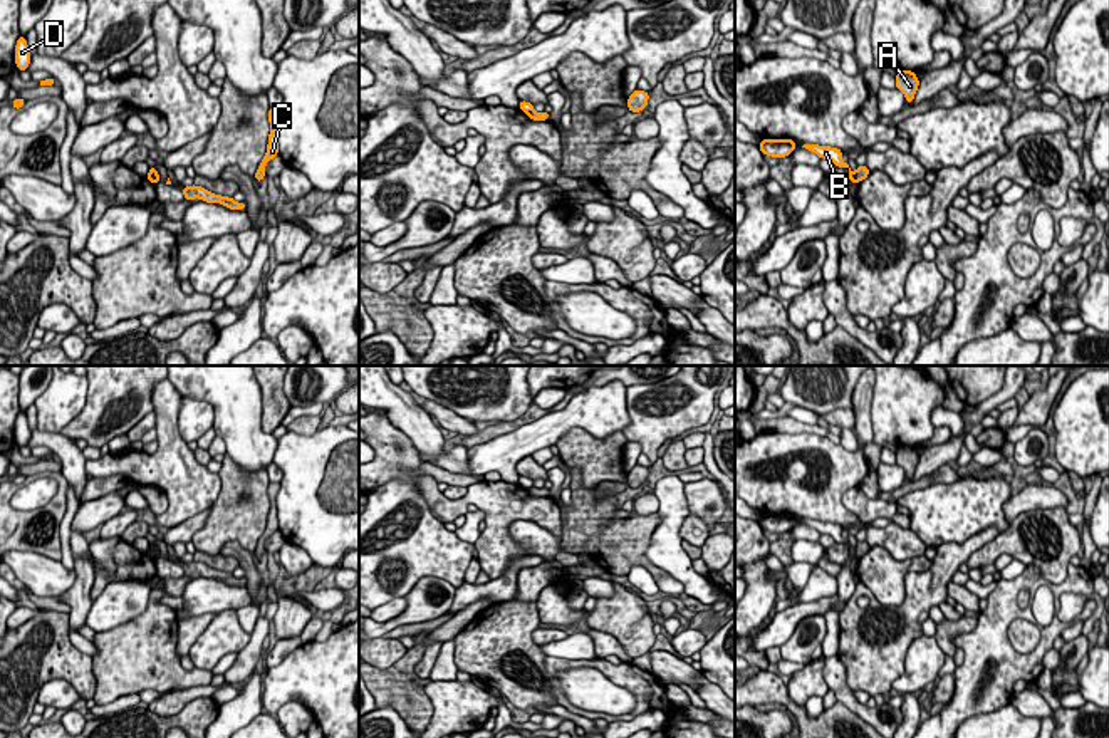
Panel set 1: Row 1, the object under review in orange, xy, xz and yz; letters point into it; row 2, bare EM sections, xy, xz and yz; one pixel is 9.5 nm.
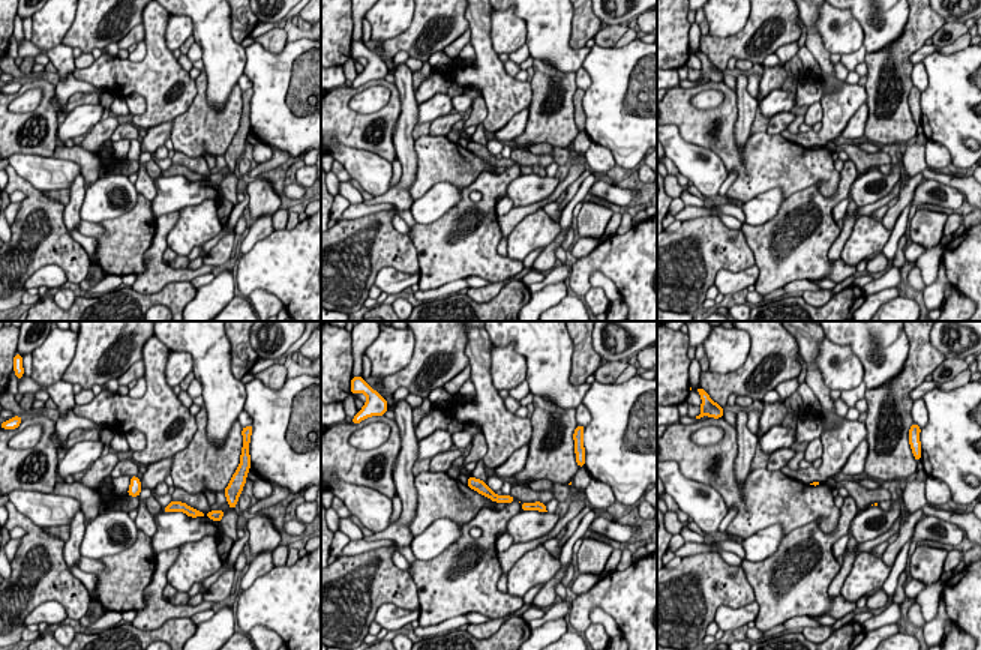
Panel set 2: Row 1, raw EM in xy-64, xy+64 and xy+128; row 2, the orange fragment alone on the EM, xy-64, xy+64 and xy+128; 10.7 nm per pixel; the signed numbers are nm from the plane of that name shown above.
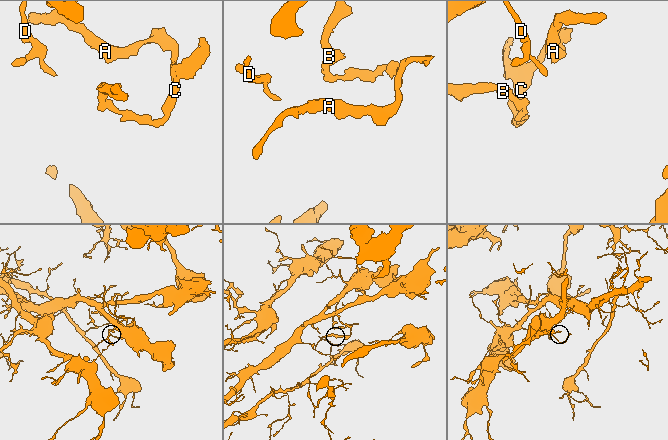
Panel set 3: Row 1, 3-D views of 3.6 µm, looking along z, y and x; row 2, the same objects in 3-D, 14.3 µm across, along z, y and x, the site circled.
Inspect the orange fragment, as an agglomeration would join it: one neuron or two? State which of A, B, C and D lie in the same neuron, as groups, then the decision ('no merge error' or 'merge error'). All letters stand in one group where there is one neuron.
A C / B D; merge error

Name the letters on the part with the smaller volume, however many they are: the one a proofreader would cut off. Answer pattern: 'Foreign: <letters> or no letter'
Foreign: A, C

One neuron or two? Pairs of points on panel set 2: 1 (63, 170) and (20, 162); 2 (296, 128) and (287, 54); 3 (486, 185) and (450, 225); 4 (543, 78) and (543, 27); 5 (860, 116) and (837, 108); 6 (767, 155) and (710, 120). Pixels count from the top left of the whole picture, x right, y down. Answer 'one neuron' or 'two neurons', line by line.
1: one neuron
2: one neuron
3: one neuron
4: two neurons
5: two neurons
6: one neuron

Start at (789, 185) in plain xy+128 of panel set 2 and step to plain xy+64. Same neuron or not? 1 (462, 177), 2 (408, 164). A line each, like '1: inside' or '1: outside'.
1: inside
2: outside

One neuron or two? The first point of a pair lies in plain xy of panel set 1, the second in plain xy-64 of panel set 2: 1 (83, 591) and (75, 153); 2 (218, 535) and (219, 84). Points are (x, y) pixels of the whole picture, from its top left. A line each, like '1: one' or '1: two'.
1: two
2: two

